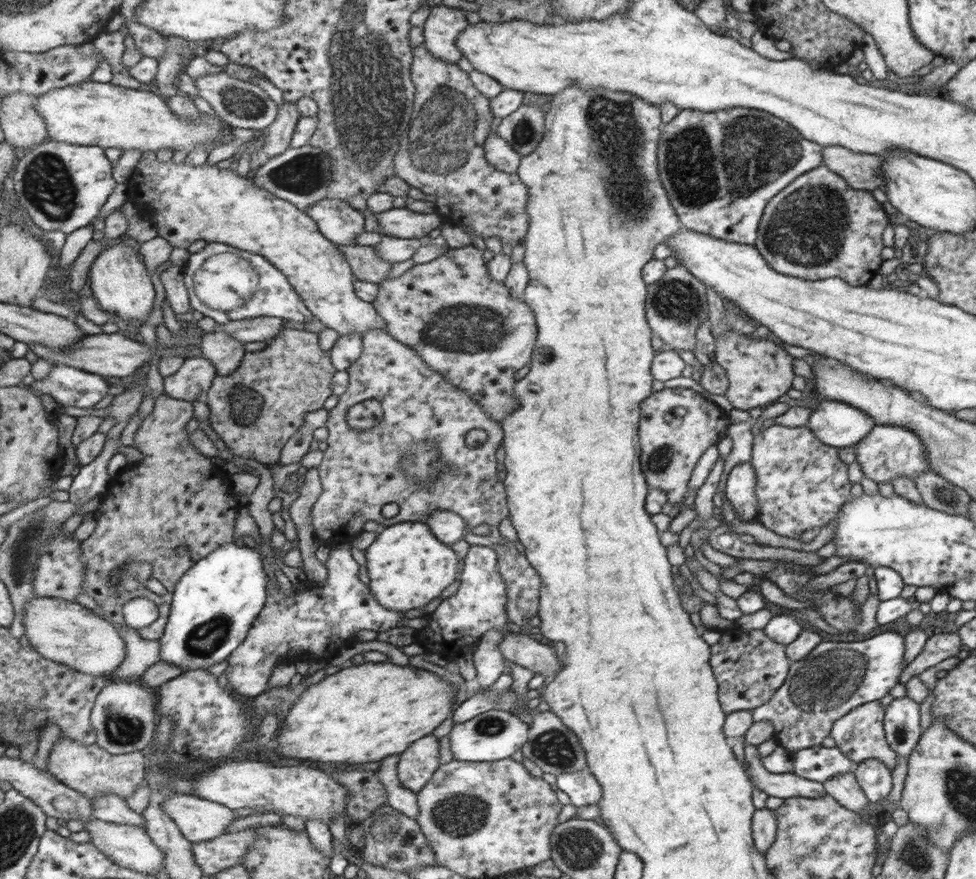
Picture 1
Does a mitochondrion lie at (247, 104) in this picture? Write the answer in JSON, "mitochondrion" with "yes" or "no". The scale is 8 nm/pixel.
{"mitochondrion":"yes"}

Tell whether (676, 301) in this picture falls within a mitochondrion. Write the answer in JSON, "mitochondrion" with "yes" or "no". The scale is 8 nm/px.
{"mitochondrion":"yes"}

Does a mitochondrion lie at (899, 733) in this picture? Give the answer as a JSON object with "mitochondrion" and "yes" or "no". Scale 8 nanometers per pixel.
{"mitochondrion":"yes"}

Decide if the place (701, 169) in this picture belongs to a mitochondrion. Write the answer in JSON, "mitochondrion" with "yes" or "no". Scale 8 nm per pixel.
{"mitochondrion":"yes"}

